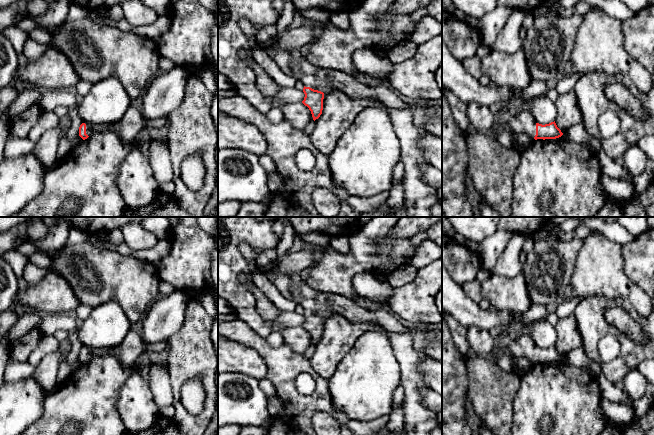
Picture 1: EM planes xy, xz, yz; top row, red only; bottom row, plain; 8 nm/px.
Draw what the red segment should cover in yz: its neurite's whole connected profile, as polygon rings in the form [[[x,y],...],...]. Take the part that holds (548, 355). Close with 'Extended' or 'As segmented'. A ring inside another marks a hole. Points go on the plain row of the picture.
[[[523,330],[520,335],[512,336],[508,348],[514,356],[526,357],[535,364],[556,363],[563,359],[555,345],[545,349],[537,347],[528,330]]]. Extended

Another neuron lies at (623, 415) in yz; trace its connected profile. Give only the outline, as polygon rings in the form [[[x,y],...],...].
[[[602,396],[601,407],[606,417],[618,426],[627,427],[634,421],[634,410],[625,403],[613,403]]]

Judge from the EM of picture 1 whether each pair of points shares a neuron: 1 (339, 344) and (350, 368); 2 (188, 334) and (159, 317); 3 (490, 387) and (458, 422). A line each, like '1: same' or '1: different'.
1: different
2: different
3: different

